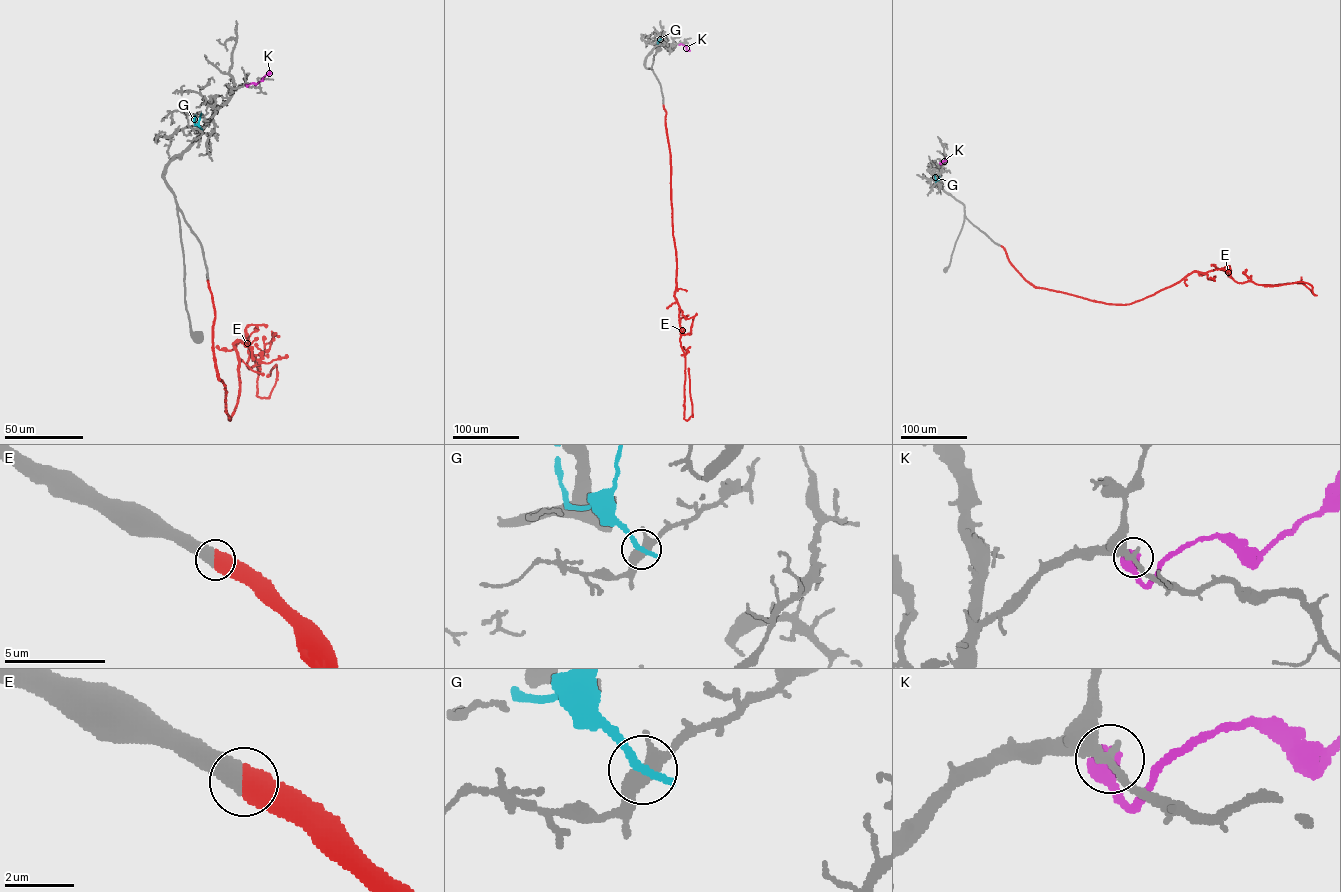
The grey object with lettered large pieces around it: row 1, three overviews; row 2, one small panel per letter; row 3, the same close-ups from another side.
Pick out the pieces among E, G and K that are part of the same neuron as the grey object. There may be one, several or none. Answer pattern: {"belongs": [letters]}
{"belongs": ["E"]}

